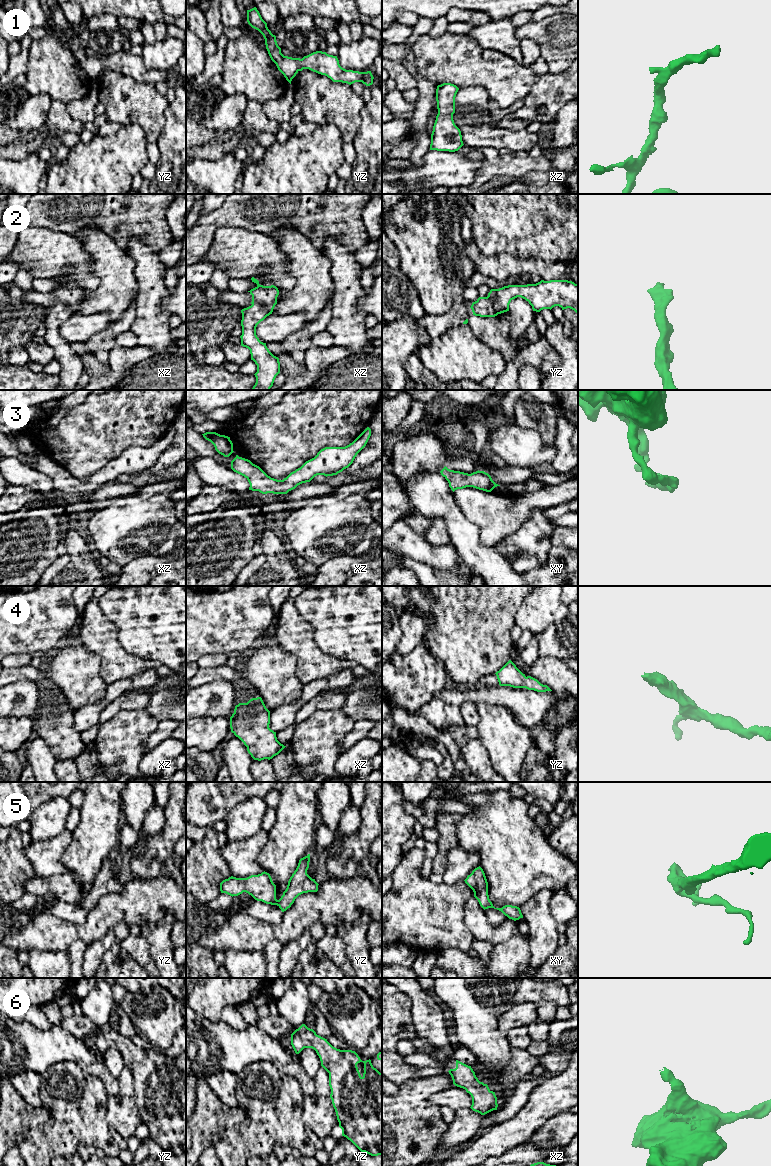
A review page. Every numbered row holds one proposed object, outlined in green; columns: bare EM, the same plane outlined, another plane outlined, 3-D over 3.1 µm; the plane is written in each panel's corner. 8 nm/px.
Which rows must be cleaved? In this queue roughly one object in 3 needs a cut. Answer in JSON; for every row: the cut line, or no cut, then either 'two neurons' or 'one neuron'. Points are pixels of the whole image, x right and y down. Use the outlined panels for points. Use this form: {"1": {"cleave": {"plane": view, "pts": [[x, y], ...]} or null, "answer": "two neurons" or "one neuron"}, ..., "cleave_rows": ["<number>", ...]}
{"1": {"cleave": null, "answer": "one neuron"}, "2": {"cleave": null, "answer": "one neuron"}, "3": {"cleave": null, "answer": "one neuron"}, "4": {"cleave": null, "answer": "one neuron"}, "5": {"cleave": null, "answer": "one neuron"}, "6": {"cleave": null, "answer": "one neuron"}, "cleave_rows": []}

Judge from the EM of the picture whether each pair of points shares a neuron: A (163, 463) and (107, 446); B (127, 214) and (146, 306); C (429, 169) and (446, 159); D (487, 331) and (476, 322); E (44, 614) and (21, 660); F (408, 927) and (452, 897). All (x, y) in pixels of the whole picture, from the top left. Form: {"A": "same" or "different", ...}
{"A": "different", "B": "different", "C": "same", "D": "same", "E": "different", "F": "same"}

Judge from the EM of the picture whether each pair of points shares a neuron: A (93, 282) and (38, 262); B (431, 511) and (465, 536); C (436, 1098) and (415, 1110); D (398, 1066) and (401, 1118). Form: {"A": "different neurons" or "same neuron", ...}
{"A": "same neuron", "B": "same neuron", "C": "different neurons", "D": "different neurons"}

